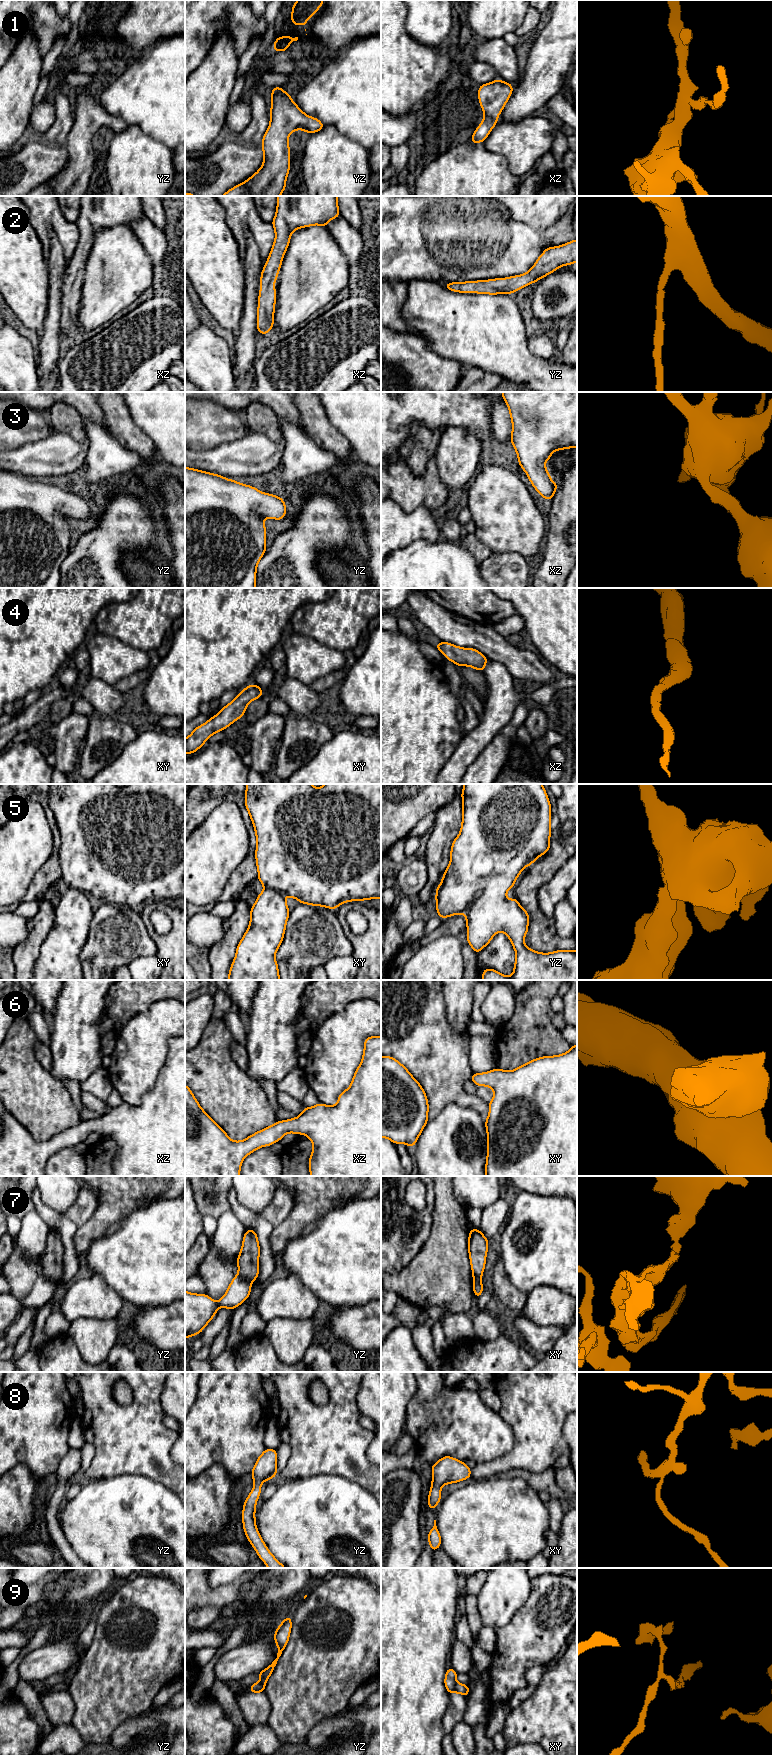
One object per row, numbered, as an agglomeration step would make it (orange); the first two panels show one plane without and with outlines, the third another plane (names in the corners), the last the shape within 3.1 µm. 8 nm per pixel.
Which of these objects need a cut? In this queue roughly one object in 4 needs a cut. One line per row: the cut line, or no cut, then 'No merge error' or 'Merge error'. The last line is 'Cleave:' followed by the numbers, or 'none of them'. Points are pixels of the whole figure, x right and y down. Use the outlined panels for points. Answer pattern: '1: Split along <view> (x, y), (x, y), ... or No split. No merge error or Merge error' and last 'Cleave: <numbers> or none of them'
1: No split. No merge error
2: No split. No merge error
3: No split. No merge error
4: No split. No merge error
5: No split. No merge error
6: No split. No merge error
7: Split along yz (238, 1274), (250, 1282). Merge error
8: No split. No merge error
9: Split along xy (456, 1682), (454, 1691). Merge error
Cleave: 7, 9

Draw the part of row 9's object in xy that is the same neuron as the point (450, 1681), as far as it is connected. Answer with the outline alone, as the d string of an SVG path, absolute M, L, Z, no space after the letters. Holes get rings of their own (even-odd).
M451 1667L446 1670L444 1684L449 1694L455 1692L454 1687L457 1683L456 1681L457 1675L458 1675L457 1672Z

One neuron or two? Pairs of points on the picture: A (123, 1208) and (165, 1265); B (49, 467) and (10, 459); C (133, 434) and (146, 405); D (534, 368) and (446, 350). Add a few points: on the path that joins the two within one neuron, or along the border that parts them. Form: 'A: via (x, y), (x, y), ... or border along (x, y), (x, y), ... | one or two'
A: border along (150, 1204), (136, 1209), (109, 1227) | two
B: via (39, 460), (20, 460) | one
C: border along (126, 404), (133, 421), (153, 442) | two
D: via (512, 360), (502, 350), (468, 350) | one

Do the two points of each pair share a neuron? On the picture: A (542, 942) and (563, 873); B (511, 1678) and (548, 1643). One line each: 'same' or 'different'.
A: different
B: same

